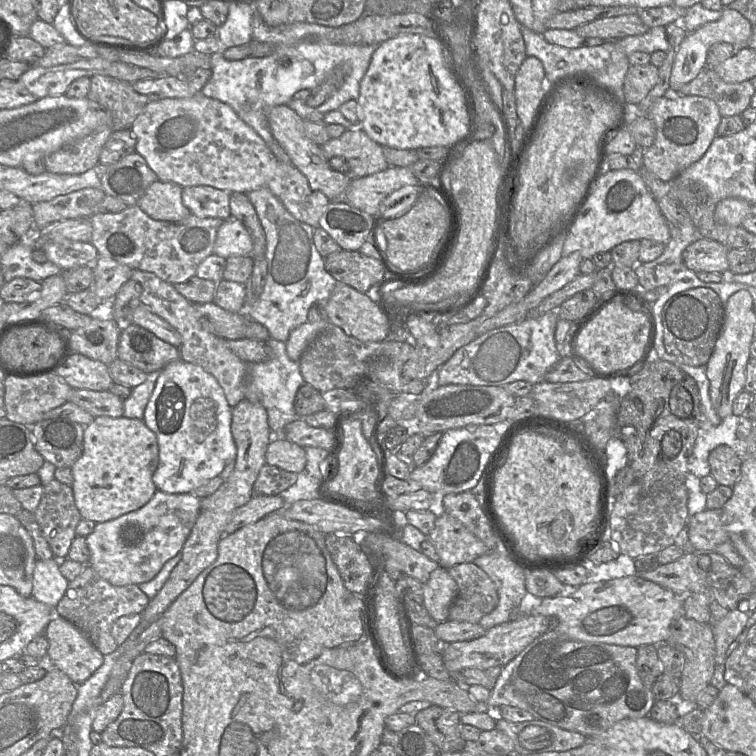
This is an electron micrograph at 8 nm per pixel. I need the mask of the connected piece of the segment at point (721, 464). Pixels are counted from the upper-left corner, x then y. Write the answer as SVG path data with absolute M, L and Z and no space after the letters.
M719 445L709 454L710 475L718 485L733 487L741 475L743 459L727 445Z

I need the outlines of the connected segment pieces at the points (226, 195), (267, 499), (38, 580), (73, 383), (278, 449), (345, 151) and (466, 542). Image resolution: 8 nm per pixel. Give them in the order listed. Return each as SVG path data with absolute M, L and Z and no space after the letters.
M206 185L188 186L183 188L182 201L195 216L220 218L225 221L231 217L231 193Z
M254 494L245 505L233 513L225 527L225 534L234 533L240 528L255 523L284 506L285 501L281 495Z
M54 557L46 561L37 560L33 572L32 597L51 607L57 606L69 583L59 571L59 561Z
M71 352L56 373L72 389L107 391L114 383L108 365L79 353Z
M273 437L266 451L266 463L300 473L306 467L305 449L284 437Z
M360 128L346 130L340 137L332 138L322 146L326 158L343 157L349 164L351 179L369 176L389 167L383 147L374 142Z
M447 513L436 518L428 539L440 557L439 566L445 569L473 562L490 551L465 525Z

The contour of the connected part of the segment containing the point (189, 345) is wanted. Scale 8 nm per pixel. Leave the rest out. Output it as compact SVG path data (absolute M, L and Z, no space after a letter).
M133 269L131 278L138 282L142 287L142 293L140 301L149 309L160 316L162 319L167 321L173 326L181 335L182 344L179 347L180 359L201 366L206 372L210 373L215 377L220 386L222 387L226 399L231 406L234 408L240 401L245 399L246 387L247 387L247 375L249 370L249 364L241 360L232 350L228 347L226 339L216 336L215 334L207 331L201 325L198 319L198 311L196 311L196 304L204 303L192 303L187 300L184 296L177 292L174 285L160 279L154 273L142 271L140 269Z

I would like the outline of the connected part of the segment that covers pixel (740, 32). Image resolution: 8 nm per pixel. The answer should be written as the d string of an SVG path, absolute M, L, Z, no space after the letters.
M722 8L722 16L719 20L709 22L688 33L677 50L672 72L670 76L670 91L678 92L679 88L691 82L699 72L706 67L708 49L715 43L726 42L736 48L747 47L747 42L752 35L753 25L738 11L730 8Z

